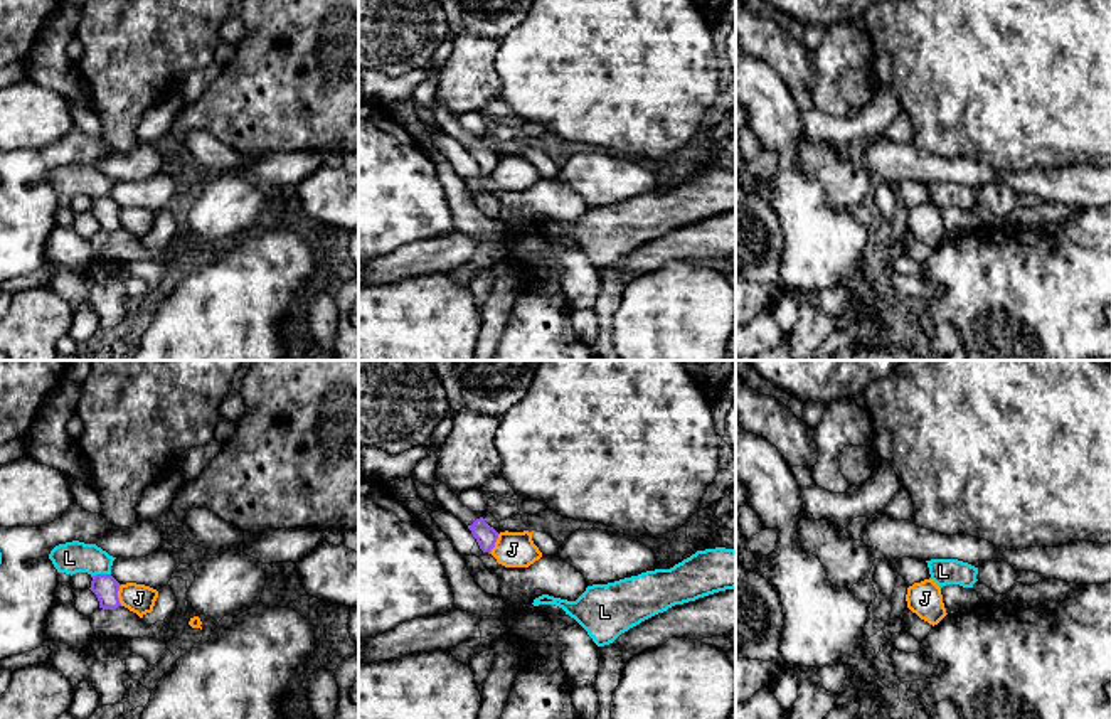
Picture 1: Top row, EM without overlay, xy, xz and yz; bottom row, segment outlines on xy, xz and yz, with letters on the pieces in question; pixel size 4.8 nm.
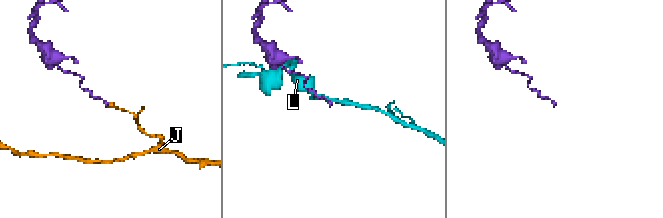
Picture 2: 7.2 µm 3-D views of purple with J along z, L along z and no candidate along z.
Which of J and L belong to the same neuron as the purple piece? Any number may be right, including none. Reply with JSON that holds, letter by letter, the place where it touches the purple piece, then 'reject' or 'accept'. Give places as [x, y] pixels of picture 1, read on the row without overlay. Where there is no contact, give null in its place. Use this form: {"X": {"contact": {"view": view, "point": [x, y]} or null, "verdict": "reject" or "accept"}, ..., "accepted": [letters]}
{"J": {"contact": {"view": "xy", "point": [116, 218]}, "verdict": "reject"}, "L": {"contact": {"view": "xy", "point": [100, 197]}, "verdict": "reject"}, "accepted": []}

